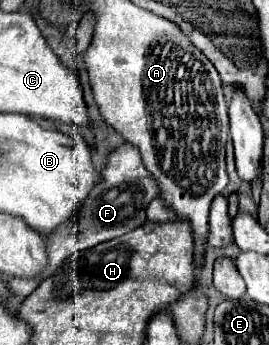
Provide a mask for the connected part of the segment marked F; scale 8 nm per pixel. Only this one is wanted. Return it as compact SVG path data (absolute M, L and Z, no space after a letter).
M120 145L108 155L108 163L102 169L102 179L92 191L88 193L88 199L84 199L80 207L80 215L72 219L72 223L66 223L60 227L60 231L54 231L52 235L46 235L46 247L48 247L48 271L40 273L40 279L50 277L66 257L80 249L94 247L98 243L110 241L118 235L124 235L126 231L132 231L140 227L146 221L146 207L152 199L158 197L158 187L152 175L146 171L140 159L140 151L136 151L134 145Z

